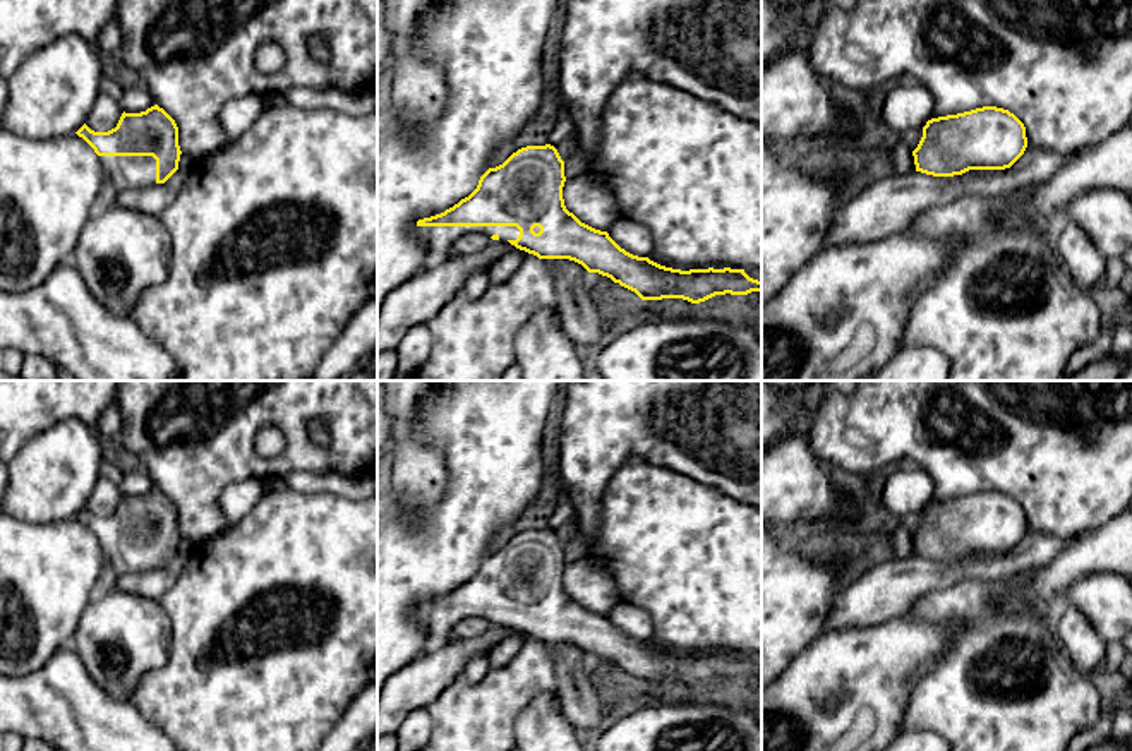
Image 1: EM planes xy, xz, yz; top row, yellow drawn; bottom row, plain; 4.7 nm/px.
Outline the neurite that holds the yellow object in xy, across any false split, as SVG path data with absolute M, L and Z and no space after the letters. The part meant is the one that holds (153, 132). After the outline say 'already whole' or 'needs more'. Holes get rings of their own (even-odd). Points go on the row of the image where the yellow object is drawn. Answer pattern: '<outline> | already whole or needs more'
M158 105L141 113L123 111L117 127L108 132L94 132L84 123L75 134L99 156L106 182L120 190L165 183L178 170L178 127Z | needs more

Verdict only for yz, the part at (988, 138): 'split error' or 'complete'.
complete

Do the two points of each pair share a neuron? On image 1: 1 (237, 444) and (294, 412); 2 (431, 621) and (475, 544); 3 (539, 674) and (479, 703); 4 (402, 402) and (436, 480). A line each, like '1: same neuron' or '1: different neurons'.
1: same neuron
2: different neurons
3: same neuron
4: same neuron

